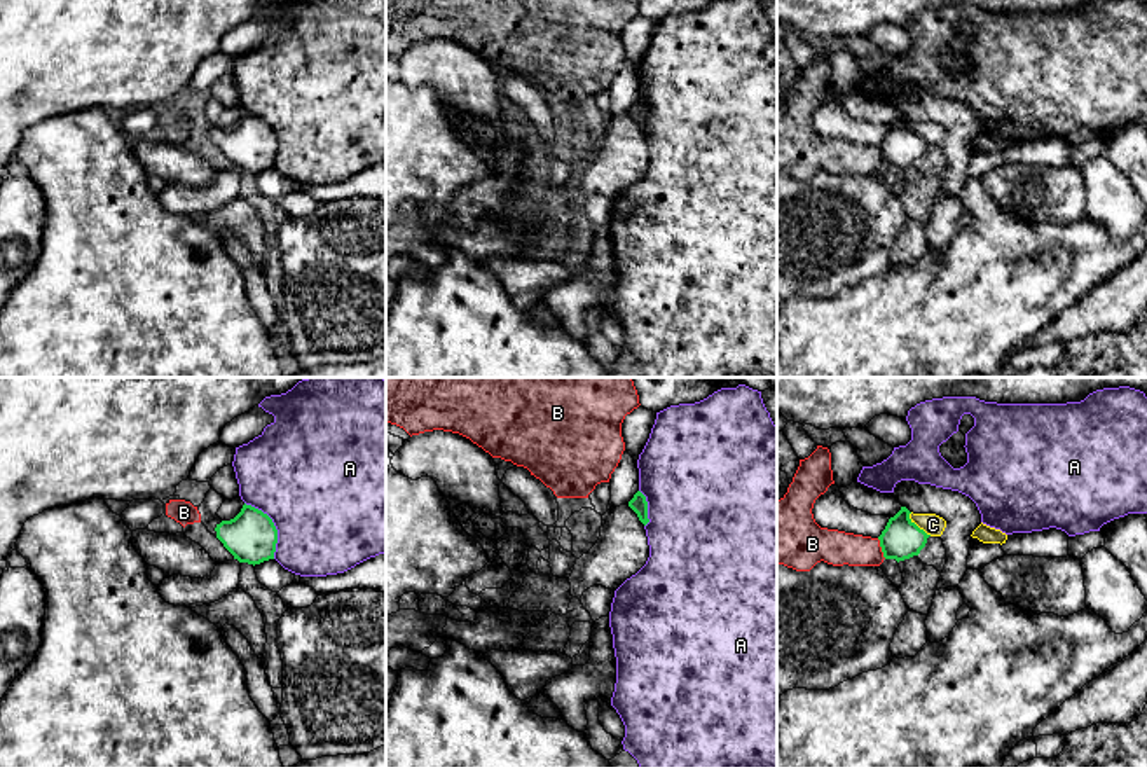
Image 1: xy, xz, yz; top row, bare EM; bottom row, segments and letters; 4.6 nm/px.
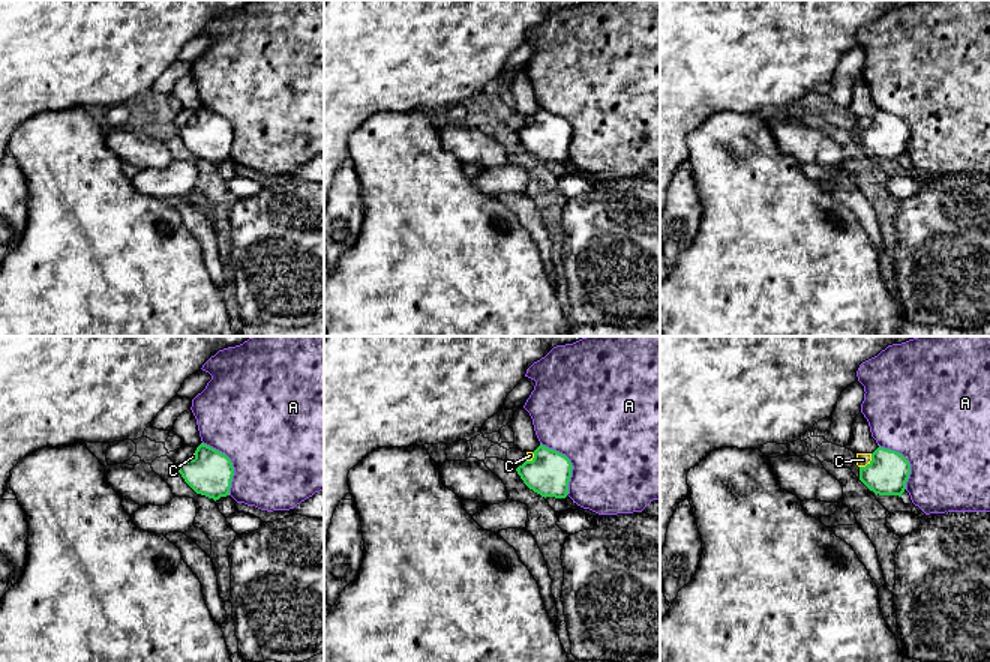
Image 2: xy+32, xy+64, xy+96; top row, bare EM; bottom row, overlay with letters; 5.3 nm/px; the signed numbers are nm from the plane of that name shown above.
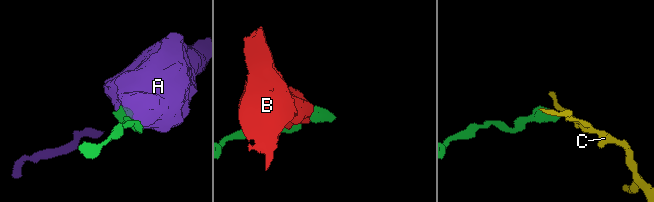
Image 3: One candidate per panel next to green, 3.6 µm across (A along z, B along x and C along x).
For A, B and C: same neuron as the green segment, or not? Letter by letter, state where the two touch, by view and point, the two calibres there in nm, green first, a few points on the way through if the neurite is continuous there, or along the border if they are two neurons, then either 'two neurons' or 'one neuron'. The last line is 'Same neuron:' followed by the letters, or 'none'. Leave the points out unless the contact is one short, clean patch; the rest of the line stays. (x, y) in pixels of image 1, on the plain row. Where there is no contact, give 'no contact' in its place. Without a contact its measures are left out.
A: meets green in xy at (274, 135); 240 nm thick on the green side, 500 nm on the other; two neurons
B: meets green in yz at (882, 158); 190 nm thick on the green side, 160 nm on the other; border along yz (877, 147), (886, 166); two neurons
C: meets green in yz at (917, 135); 190 nm thick on the green side, 100 nm on the other; border along yz (910, 121), (910, 126), (931, 144); two neurons
Same neuron: none

